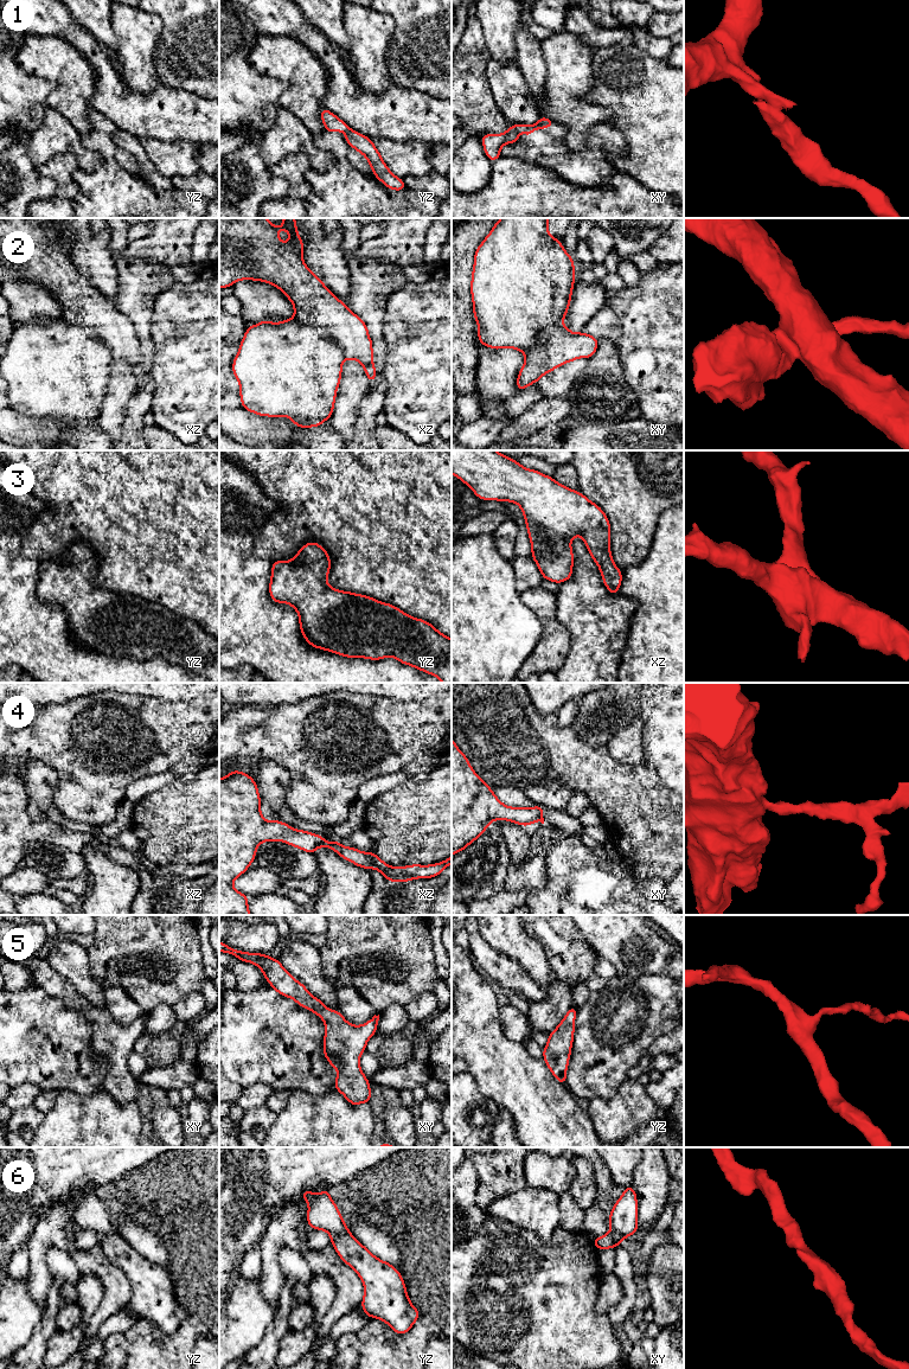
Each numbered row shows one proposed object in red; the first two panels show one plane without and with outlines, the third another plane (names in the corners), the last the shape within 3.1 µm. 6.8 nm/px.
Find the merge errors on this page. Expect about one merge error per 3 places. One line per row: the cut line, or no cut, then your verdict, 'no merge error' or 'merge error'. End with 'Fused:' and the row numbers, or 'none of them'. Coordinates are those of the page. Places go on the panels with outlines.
1: xy (512, 126), (518, 132) | merge error
2: no cut | no merge error
3: no cut | no merge error
4: no cut | no merge error
5: no cut | no merge error
6: no cut | no merge error
Fused: 1

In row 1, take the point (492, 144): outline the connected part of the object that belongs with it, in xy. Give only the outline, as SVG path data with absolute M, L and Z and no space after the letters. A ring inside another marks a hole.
M508 127L502 134L482 134L481 141L487 158L495 162L500 158L500 149L504 145L516 143L519 140L519 132Z

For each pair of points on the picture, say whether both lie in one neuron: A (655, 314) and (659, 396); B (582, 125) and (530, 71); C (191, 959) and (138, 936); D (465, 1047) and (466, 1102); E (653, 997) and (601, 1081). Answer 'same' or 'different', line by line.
A: same
B: different
C: same
D: different
E: same

